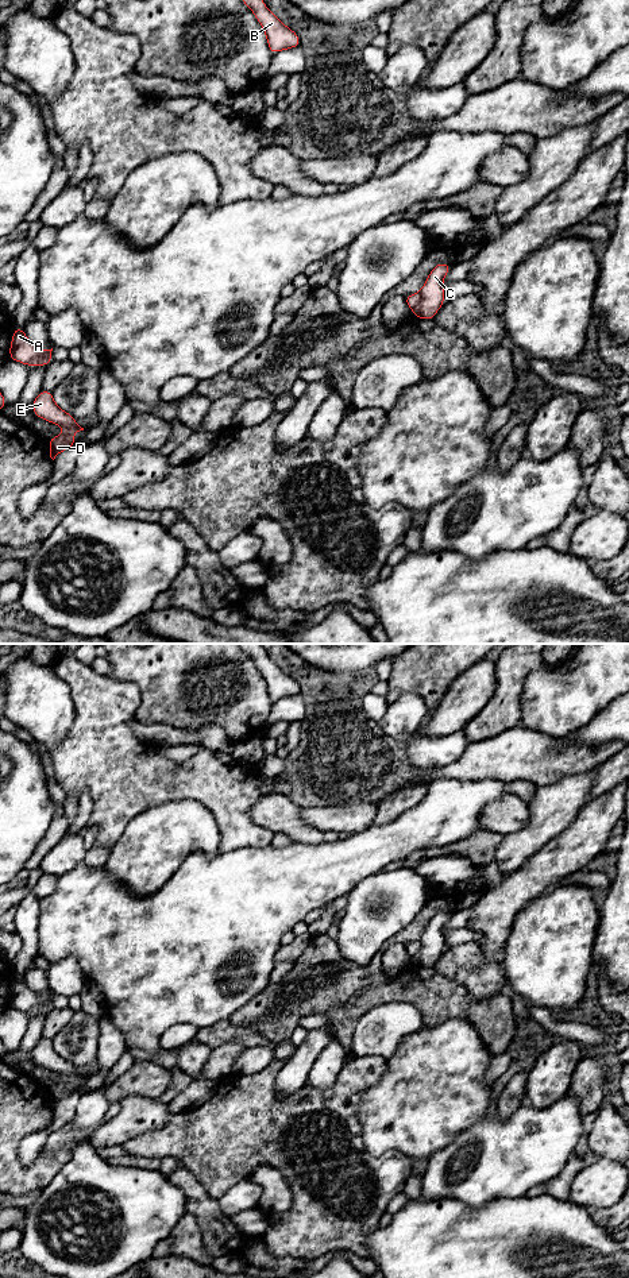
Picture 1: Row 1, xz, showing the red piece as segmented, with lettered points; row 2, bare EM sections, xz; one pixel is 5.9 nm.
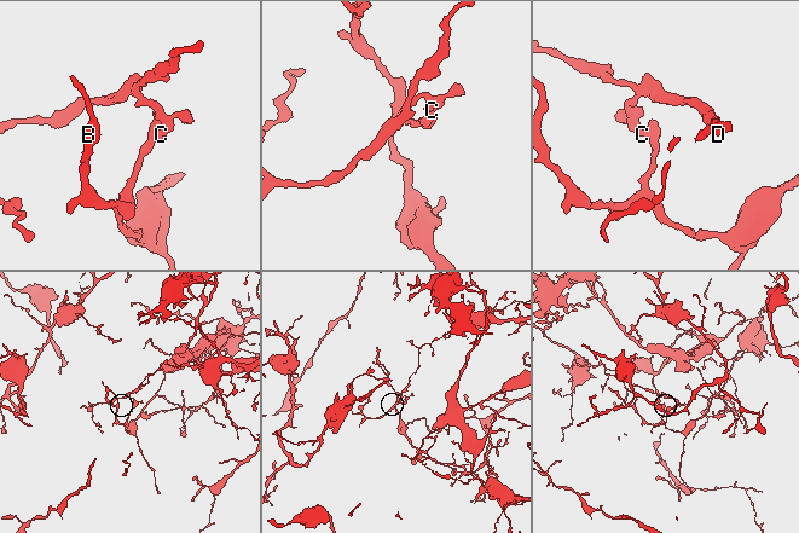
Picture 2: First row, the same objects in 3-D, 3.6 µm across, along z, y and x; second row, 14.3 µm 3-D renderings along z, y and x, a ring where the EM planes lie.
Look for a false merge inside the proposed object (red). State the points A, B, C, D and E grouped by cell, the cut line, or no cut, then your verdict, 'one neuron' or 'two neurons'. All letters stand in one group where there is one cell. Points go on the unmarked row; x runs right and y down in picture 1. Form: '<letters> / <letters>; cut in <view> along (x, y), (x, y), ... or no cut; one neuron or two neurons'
A C D E / B; cut in xz along (420, 941), (420, 949), (413, 958); two neurons

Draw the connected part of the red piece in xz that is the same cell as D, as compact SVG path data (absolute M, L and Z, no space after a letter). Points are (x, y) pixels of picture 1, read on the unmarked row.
M42 1038L34 1047L32 1057L36 1065L63 1076L63 1081L61 1084L47 1086L50 1093L50 1105L53 1108L58 1101L74 1092L78 1092L73 1086L73 1082L76 1080L84 1078L84 1076L77 1072L74 1065L72 1065L55 1051L51 1039Z

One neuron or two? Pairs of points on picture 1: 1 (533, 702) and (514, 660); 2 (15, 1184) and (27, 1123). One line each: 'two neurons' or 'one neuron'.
1: two neurons
2: one neuron

